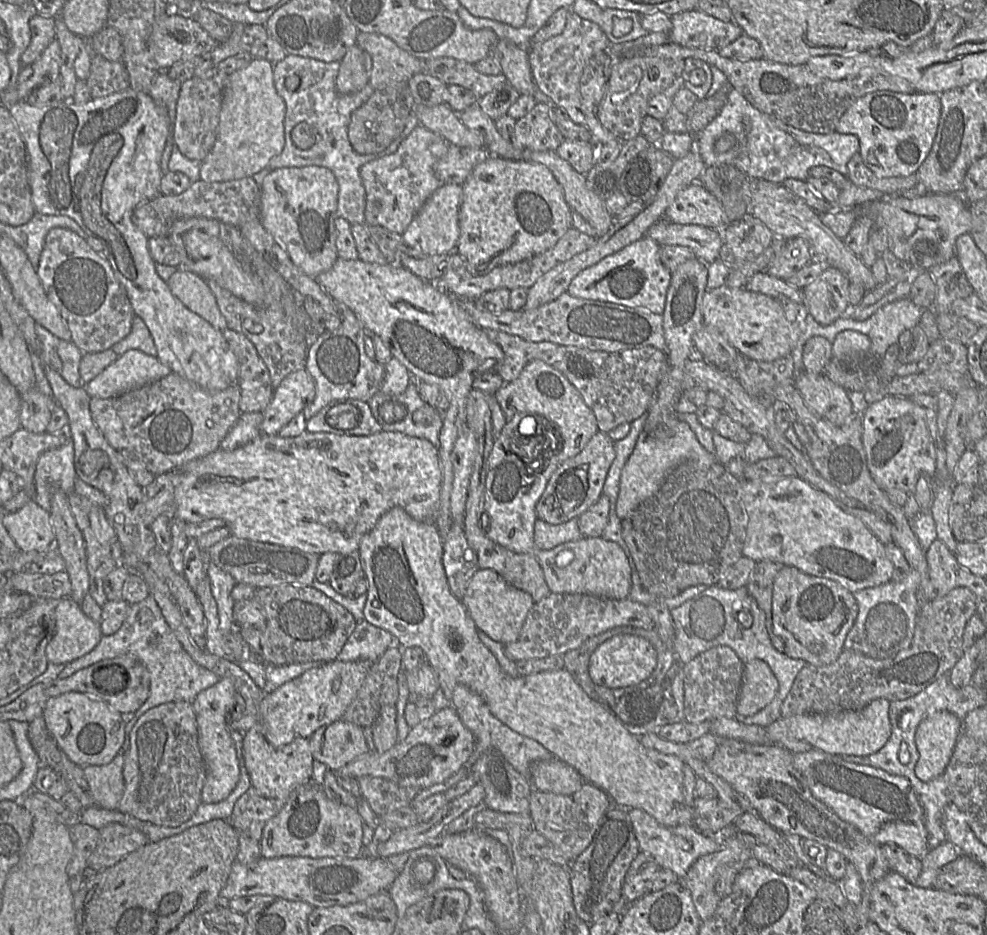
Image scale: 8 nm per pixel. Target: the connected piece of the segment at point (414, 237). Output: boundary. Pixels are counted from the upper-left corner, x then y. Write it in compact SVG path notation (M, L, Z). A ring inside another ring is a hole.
M441 185L428 197L402 234L403 243L426 254L455 252L460 236L459 210L462 200L462 185Z

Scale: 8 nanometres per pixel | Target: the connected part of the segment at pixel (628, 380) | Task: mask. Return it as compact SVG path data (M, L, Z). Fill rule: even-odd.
M494 330L485 332L504 353L503 363L495 373L505 383L516 380L528 363L543 361L561 372L578 390L594 413L599 432L606 434L621 424L632 423L647 412L656 388L668 368L666 353L651 346L609 353L550 342L534 343Z

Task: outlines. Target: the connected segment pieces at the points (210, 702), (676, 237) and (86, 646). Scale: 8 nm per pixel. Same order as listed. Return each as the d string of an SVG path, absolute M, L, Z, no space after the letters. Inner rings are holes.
M222 677L216 684L201 691L192 706L198 727L198 745L206 764L206 780L202 789L202 803L218 803L226 799L240 778L239 760L231 738L229 714L235 704L235 687L229 677Z
M661 219L648 229L645 237L653 239L660 246L679 245L688 247L692 250L695 257L707 265L719 259L721 261L721 249L724 246L724 241L720 230L698 225L680 225L668 219Z
M71 597L63 598L55 609L55 629L46 647L47 659L66 665L92 651L101 637L99 623L86 616Z

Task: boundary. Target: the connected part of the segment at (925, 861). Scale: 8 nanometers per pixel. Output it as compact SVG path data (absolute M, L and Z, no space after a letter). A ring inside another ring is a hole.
M948 839L936 848L929 848L922 858L922 871L914 884L920 888L935 887L941 869L953 862L960 854L961 852Z

